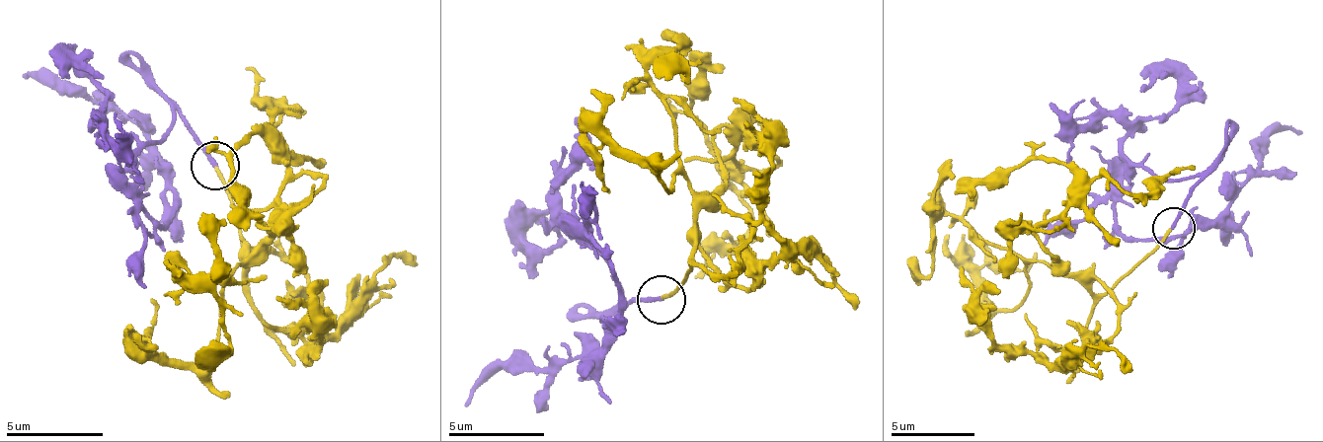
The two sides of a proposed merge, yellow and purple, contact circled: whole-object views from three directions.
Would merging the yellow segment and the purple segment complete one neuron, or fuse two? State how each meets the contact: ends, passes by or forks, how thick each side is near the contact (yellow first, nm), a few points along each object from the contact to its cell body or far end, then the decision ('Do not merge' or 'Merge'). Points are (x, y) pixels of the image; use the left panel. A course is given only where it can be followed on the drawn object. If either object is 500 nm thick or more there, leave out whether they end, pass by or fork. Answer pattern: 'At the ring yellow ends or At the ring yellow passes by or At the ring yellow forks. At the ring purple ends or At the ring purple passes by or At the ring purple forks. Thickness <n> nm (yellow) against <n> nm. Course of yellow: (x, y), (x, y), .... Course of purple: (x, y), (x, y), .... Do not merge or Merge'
At the ring yellow ends. At the ring purple ends. Thickness 180 nm (yellow) against 200 nm. Course of yellow: (216, 169), (234, 202), (246, 270), (282, 183), (280, 114), (297, 105), (265, 97), (247, 69). Course of purple: (216, 166), (174, 117), (167, 137), (135, 155), (144, 216), (165, 225), (169, 171), (132, 121), (24, 76). Merge

